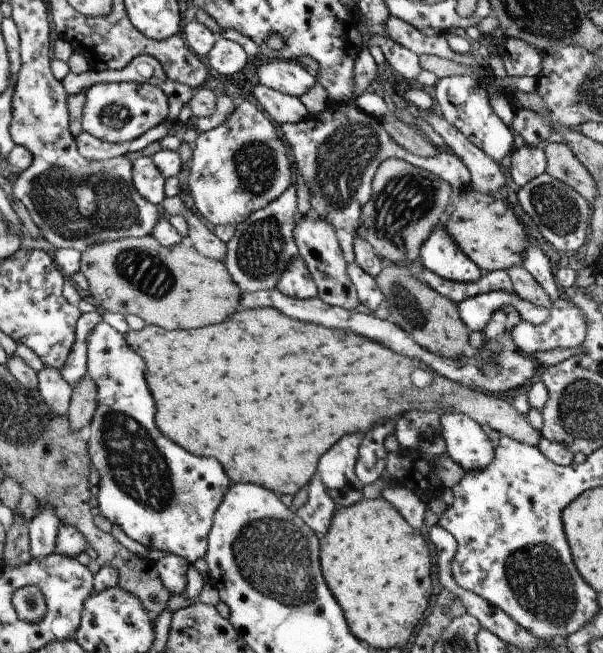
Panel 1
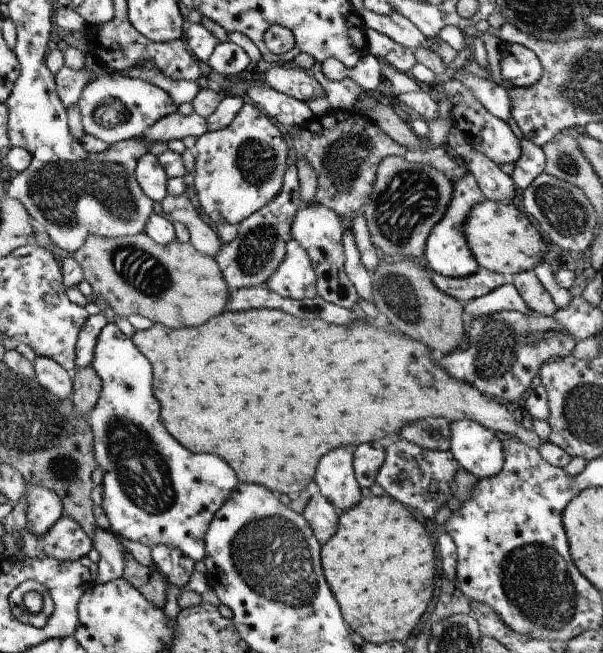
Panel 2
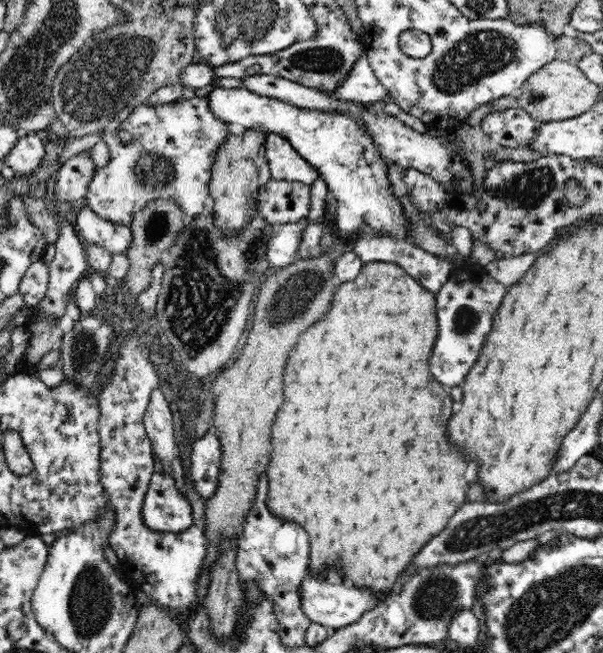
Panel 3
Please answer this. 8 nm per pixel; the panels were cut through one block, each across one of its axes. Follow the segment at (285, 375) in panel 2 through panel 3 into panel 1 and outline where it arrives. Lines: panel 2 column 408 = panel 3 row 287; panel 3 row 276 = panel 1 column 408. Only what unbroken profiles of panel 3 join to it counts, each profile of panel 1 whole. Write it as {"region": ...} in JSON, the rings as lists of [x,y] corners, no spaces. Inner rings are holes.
{"region":[[[272,308],[236,312],[220,324],[200,330],[168,332],[160,326],[146,325],[142,330],[128,330],[126,338],[132,350],[147,362],[147,383],[156,390],[155,422],[160,432],[192,455],[220,458],[228,466],[227,475],[233,483],[254,482],[278,496],[299,493],[315,476],[320,456],[344,434],[364,436],[378,420],[396,419],[410,410],[464,414],[485,431],[495,430],[527,446],[537,447],[542,438],[526,415],[492,393],[478,392],[444,378],[430,366],[396,354],[380,342],[344,330],[298,322]]]}

